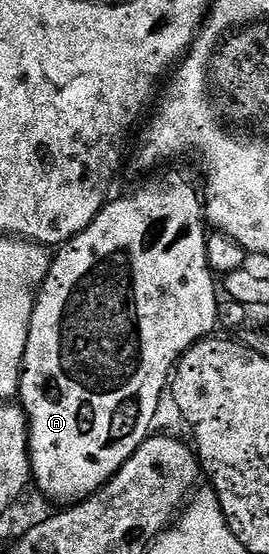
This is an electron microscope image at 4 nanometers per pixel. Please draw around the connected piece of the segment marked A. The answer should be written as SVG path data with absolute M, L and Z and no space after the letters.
M177 169L166 173L154 172L149 185L145 185L134 197L121 197L110 200L100 215L79 235L56 250L49 262L49 276L37 294L33 306L27 347L21 364L21 388L19 405L25 410L29 420L29 459L32 469L32 484L36 492L57 507L68 507L86 501L92 493L97 493L115 476L135 455L137 448L151 435L149 429L157 417L157 408L161 405L161 396L166 396L167 386L173 376L173 370L181 354L186 353L198 341L204 341L218 328L217 306L219 289L213 286L215 274L207 263L207 222L202 194Z

